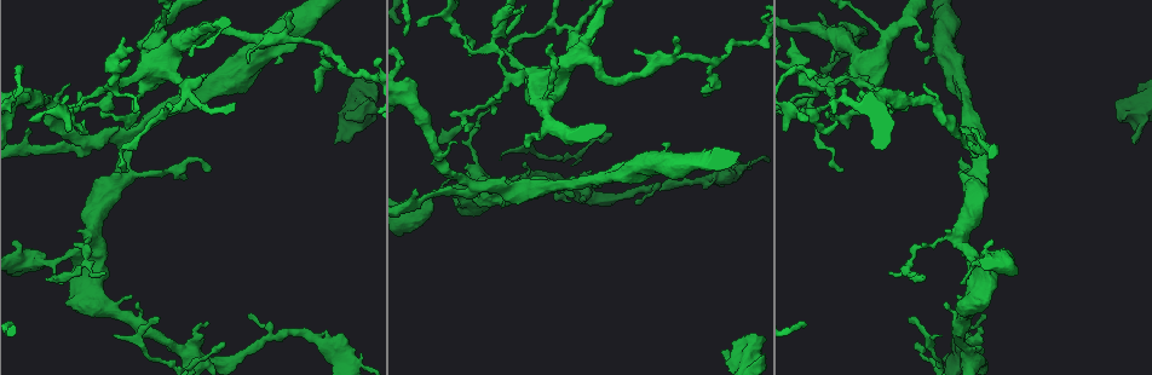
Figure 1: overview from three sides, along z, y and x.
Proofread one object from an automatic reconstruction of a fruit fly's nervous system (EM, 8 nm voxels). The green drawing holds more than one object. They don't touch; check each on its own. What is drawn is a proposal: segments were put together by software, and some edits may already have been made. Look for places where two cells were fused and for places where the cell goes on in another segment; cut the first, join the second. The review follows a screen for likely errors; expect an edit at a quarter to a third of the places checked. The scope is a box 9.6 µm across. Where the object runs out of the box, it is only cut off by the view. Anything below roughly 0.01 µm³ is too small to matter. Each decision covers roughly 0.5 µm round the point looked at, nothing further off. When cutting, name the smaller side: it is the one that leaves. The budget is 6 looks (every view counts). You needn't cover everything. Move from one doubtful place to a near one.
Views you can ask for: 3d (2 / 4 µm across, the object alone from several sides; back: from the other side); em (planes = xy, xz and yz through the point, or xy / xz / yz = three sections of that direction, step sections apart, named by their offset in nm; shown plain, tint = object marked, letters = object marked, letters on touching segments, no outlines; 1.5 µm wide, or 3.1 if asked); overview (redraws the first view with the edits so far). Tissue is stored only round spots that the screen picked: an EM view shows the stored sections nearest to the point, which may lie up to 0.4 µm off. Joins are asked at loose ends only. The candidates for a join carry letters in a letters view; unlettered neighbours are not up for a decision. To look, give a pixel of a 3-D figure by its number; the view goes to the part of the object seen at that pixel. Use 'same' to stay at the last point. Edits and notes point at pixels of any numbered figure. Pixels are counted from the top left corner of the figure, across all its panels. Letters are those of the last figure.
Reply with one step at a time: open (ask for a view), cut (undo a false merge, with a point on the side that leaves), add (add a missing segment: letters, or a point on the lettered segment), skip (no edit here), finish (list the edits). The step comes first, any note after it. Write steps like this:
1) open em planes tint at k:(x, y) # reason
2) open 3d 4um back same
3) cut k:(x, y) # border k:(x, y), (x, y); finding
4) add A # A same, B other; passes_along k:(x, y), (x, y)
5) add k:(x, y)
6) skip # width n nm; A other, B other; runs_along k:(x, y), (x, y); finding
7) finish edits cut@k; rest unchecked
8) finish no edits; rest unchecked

open 3d 2um at 1:(207, 75) # branch stops here

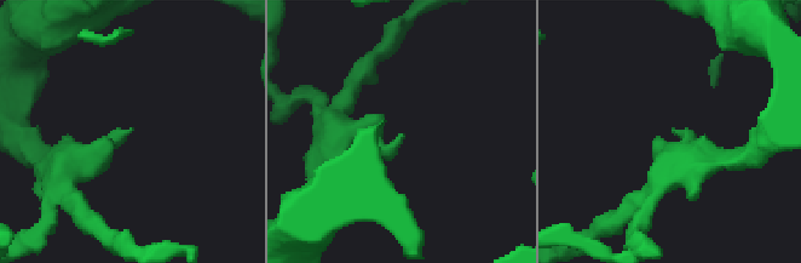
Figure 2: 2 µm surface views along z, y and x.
open em planes letters at 2:(128, 133) # shape alone is not enough

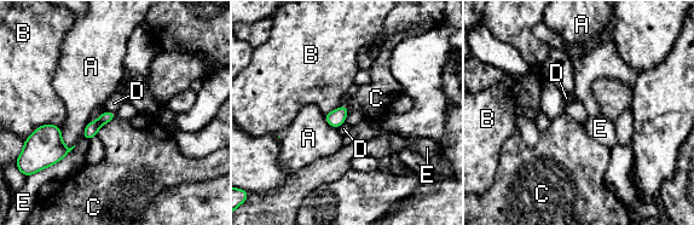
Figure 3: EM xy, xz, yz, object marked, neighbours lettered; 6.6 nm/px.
skip # longest_contact E 240 nm; A other, B other, C other, D other, E other; border 3:(116, 116), (105, 122), (96, 134); none of them fits

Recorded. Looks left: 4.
open 3d 4um at 1:(86, 141) # two arms in line, one across

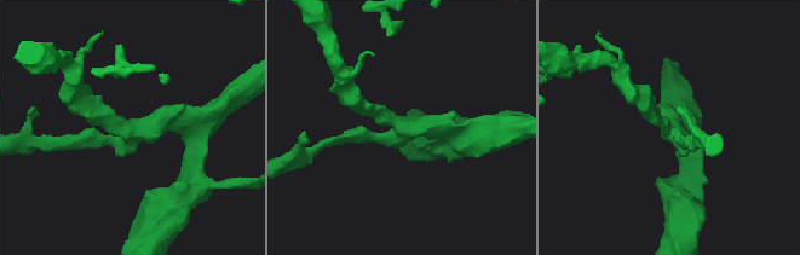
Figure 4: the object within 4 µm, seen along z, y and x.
open em xy step 4 tint at 4:(402, 127) # arms 3; arm_widths 170, 190, 200 nm; now the EM

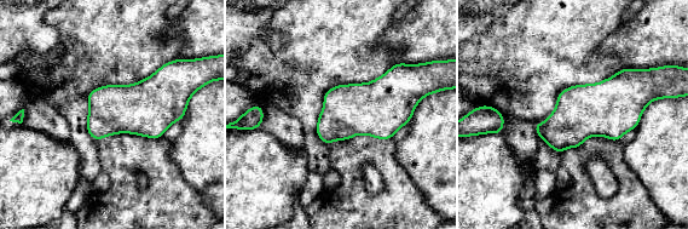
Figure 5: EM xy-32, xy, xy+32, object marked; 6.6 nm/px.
open em planes letters same

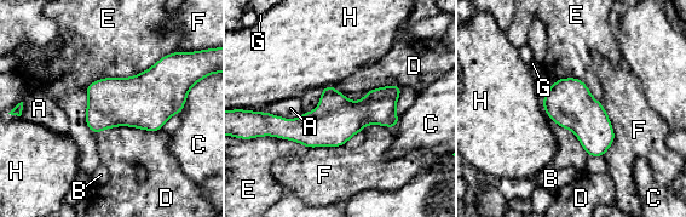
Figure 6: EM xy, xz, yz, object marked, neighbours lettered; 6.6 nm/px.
skip # width 280 nm; A other, B other, C other, D other, E other, F other, G other, H other; runs_along 6:(397, 89), (327, 126), (272, 120); one cell here

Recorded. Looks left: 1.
open em planes letters at 1:(1132, 141) # free end

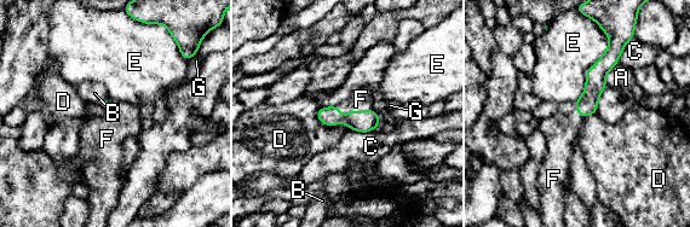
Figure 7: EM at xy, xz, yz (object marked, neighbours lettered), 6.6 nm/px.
add F # longest_contact E 480 nm; A other, B other, C other, D other, E other, F same, G other; it goes on there

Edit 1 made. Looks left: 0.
finish edits add@7; rest unchecked

